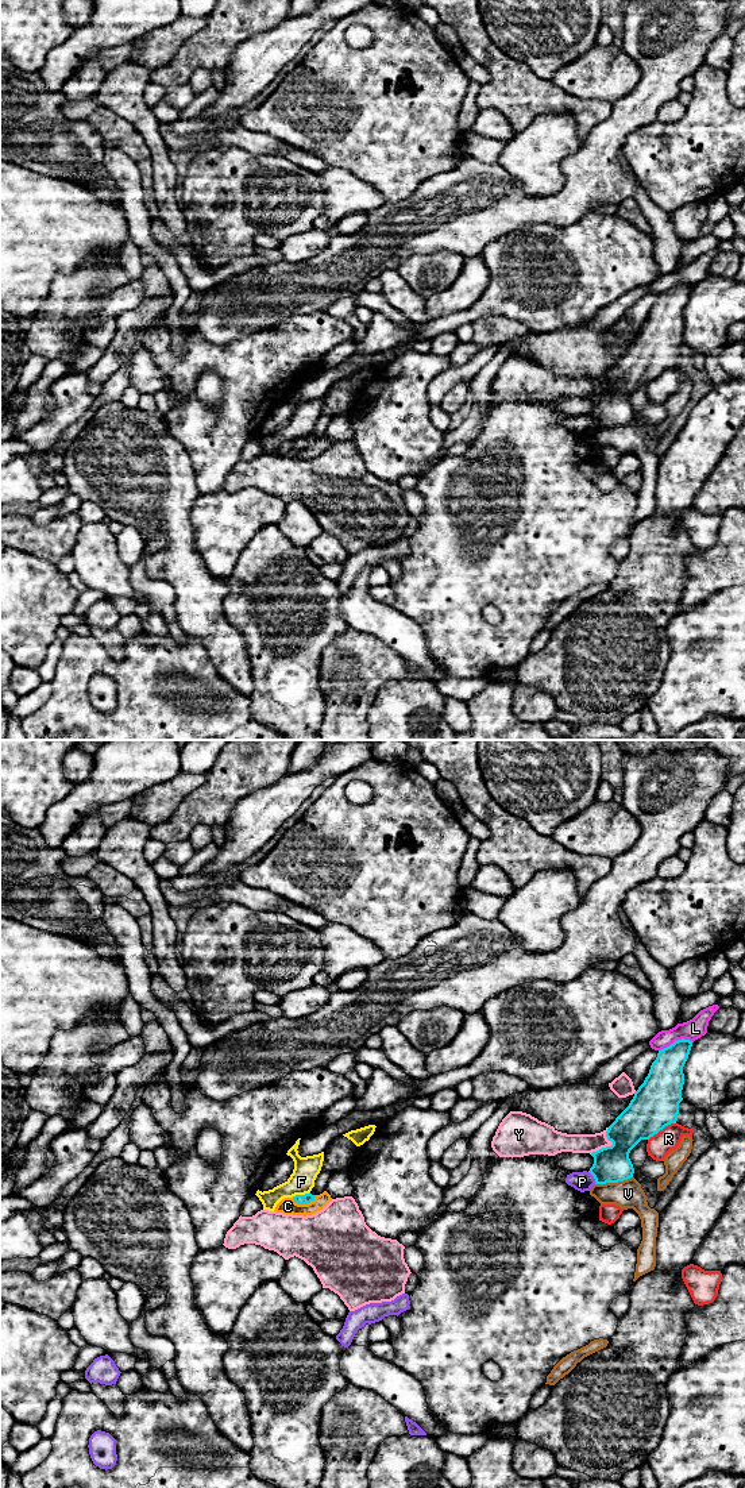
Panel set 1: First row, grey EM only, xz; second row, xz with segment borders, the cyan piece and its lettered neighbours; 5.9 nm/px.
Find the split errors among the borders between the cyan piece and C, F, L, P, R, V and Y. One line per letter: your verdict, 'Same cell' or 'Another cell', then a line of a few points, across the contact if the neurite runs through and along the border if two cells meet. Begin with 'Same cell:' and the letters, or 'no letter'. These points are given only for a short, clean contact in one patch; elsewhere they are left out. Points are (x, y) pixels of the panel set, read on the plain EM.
Same cell: no letter
C: Another cell. Line: xz (316, 439), (307, 447), (296, 447), (292, 443)
F: Another cell
L: Another cell. Line: xz (693, 285), (678, 282), (659, 295)
P: Another cell
R: Another cell
V: Another cell
Y: Another cell

